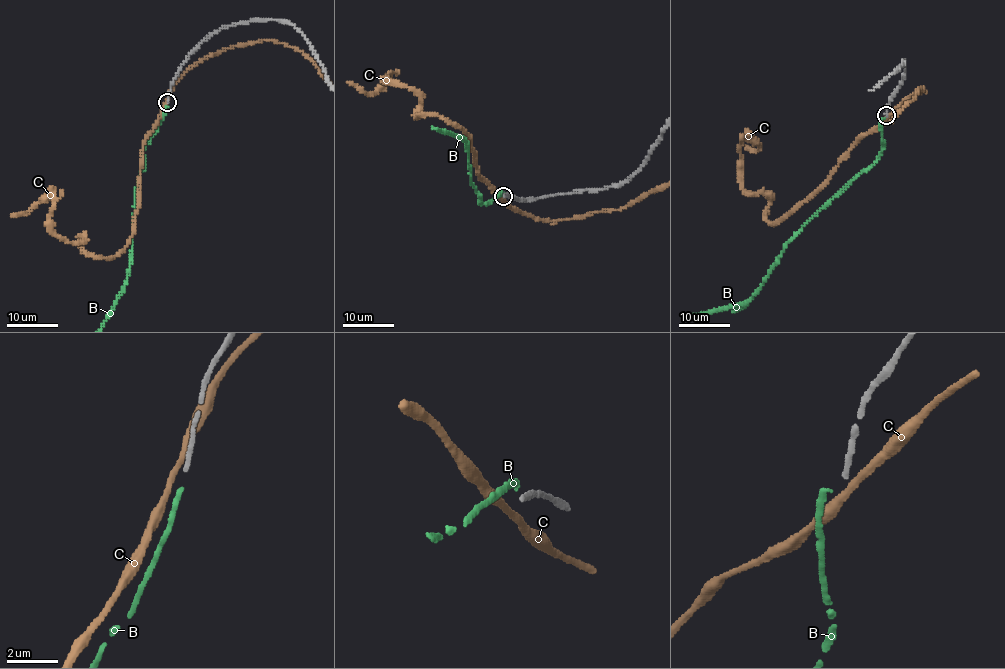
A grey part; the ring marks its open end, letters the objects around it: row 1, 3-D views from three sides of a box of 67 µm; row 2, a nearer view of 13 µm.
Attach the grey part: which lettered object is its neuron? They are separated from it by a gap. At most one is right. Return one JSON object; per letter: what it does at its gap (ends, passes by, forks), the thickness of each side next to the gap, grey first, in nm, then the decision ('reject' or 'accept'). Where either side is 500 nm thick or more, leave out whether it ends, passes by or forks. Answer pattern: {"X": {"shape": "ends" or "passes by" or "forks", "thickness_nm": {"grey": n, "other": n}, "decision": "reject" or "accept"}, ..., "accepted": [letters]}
{"B": {"shape": "ends", "thickness_nm": {"grey": 190, "other": 220}, "decision": "reject"}, "C": {"shape": "passes by", "thickness_nm": {"grey": 190, "other": 240}, "decision": "reject"}, "accepted": []}

